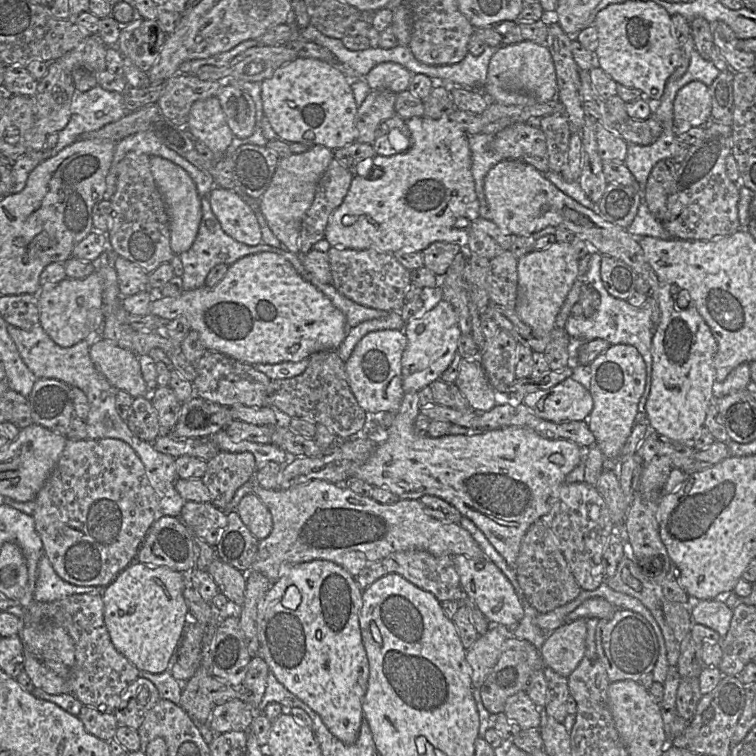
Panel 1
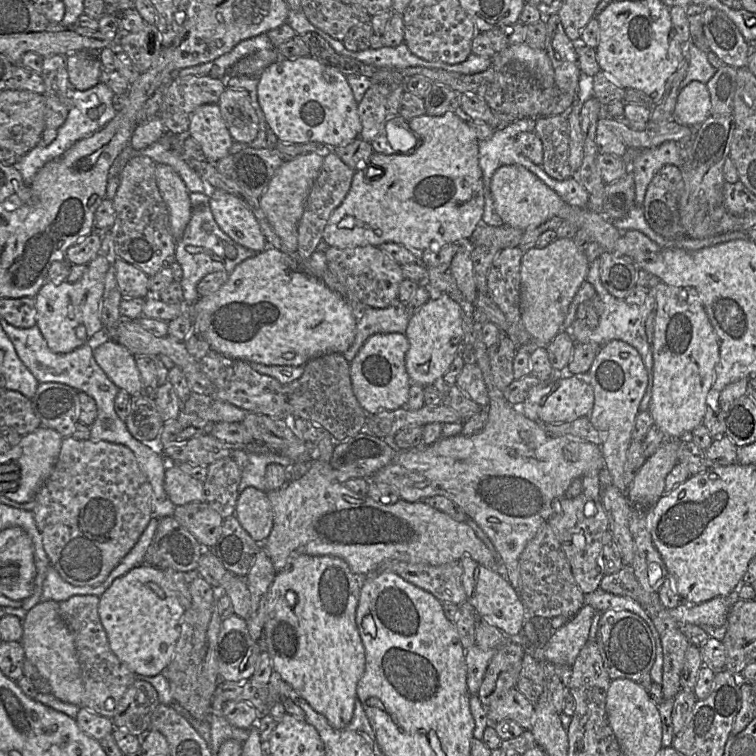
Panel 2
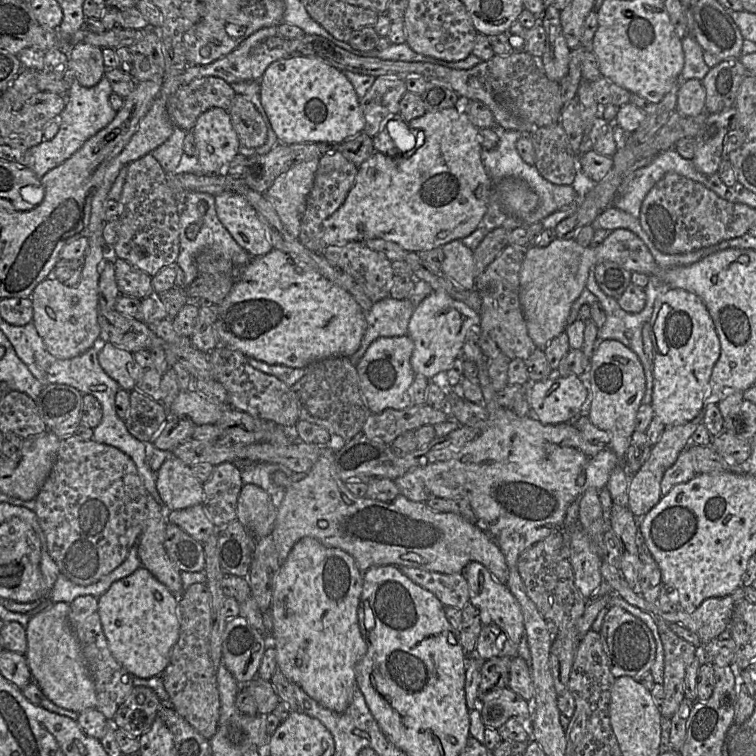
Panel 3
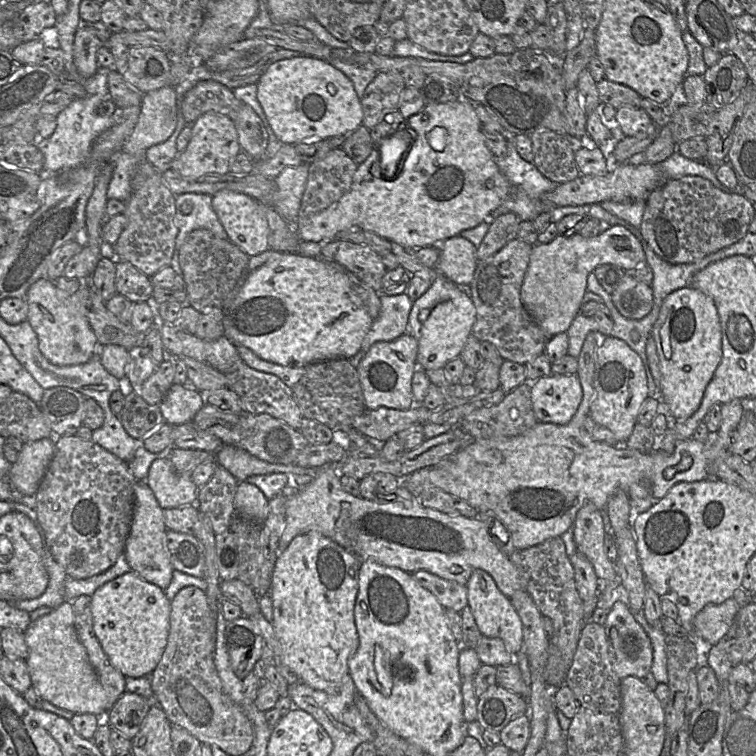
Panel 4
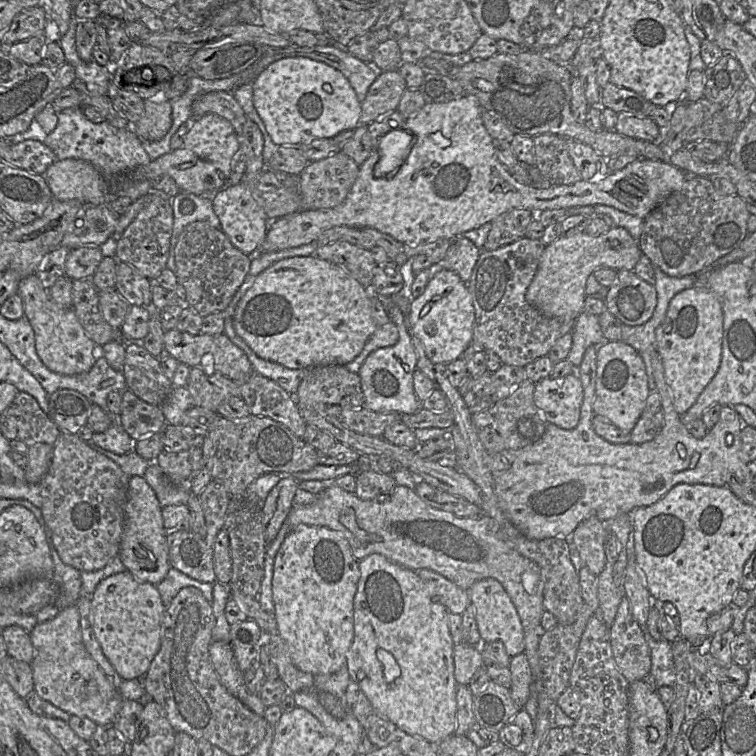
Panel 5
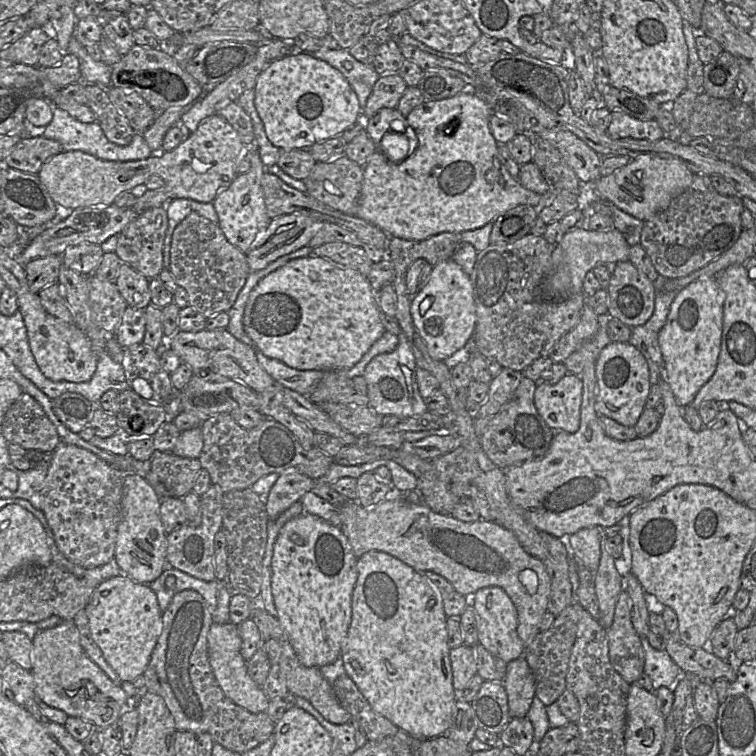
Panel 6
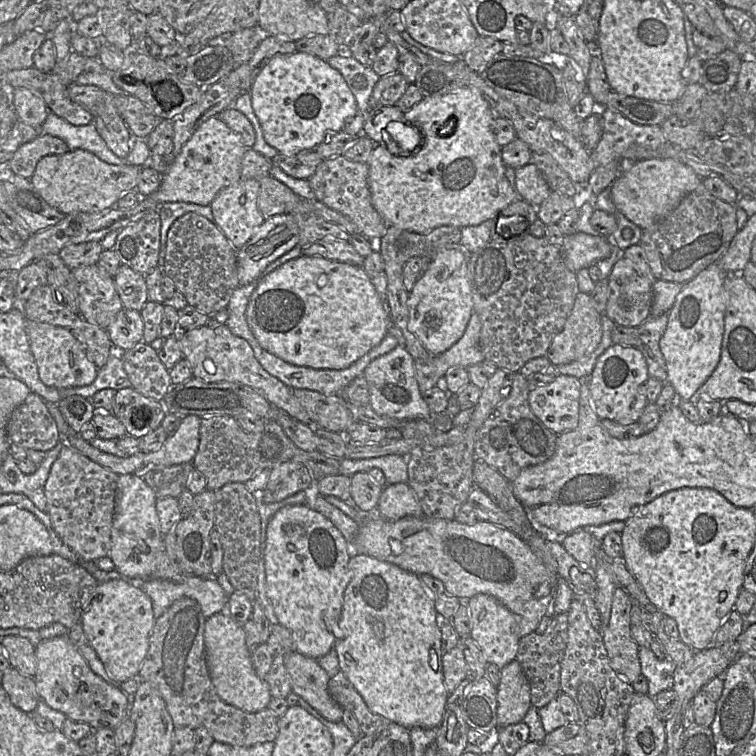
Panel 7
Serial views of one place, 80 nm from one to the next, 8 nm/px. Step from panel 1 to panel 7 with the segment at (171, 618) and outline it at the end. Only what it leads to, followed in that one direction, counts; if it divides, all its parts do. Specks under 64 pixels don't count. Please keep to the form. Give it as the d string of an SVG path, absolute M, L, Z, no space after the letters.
M124 577L99 583L81 617L87 639L107 673L118 683L139 677L155 621L150 597L140 585Z

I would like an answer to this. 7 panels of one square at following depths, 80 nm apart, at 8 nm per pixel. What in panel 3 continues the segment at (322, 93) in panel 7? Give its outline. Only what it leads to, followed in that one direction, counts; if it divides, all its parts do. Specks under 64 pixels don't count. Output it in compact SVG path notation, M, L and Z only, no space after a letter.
M295 56L272 62L259 80L260 102L278 143L335 143L364 130L354 87L339 69L320 58Z

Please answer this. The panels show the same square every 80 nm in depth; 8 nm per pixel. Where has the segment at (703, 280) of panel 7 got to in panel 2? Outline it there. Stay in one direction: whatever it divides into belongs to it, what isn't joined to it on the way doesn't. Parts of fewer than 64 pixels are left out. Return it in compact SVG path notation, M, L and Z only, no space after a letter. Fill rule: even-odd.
M651 277L649 288L655 289L657 312L654 314L653 386L648 411L654 424L668 438L691 439L691 433L702 424L708 406L708 395L710 397L720 359L719 337L693 287L675 287ZM681 290L688 294L684 302L678 299Z

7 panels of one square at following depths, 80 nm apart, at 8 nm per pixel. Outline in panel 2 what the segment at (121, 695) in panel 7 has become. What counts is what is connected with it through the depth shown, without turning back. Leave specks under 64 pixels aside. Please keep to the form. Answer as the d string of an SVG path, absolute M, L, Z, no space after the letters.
M41 601L32 607L22 621L23 635L21 644L25 657L48 681L51 694L57 699L80 706L84 695L81 667L78 659L74 636L59 613L56 601Z

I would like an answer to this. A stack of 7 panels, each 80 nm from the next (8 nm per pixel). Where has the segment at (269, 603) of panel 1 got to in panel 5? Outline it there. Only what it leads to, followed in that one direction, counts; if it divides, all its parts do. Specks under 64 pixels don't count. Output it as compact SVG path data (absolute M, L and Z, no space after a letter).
M300 524L287 534L279 548L274 561L272 578L272 596L275 607L275 618L279 635L285 640L290 657L295 666L300 670L311 673L314 676L318 674L333 674L345 663L346 653L349 650L354 637L353 601L360 577L358 562L359 561L353 556L351 547L343 534L323 526Z

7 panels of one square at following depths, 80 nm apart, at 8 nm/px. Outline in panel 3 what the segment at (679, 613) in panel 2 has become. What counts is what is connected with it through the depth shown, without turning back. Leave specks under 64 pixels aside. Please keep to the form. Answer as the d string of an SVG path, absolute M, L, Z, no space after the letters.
M731 595L708 598L692 613L679 610L675 613L661 613L661 617L670 623L681 624L696 633L706 644L730 628L730 620L735 607Z

